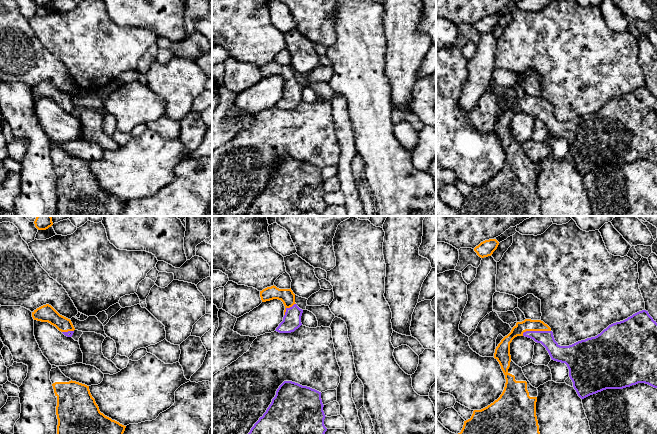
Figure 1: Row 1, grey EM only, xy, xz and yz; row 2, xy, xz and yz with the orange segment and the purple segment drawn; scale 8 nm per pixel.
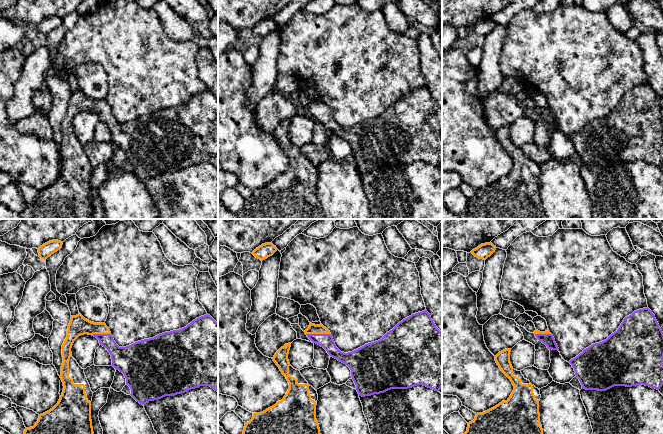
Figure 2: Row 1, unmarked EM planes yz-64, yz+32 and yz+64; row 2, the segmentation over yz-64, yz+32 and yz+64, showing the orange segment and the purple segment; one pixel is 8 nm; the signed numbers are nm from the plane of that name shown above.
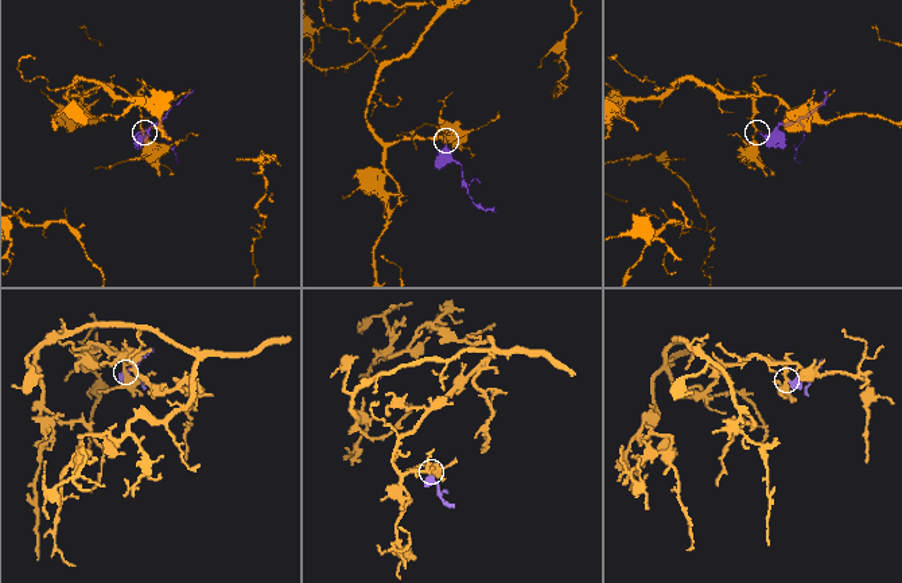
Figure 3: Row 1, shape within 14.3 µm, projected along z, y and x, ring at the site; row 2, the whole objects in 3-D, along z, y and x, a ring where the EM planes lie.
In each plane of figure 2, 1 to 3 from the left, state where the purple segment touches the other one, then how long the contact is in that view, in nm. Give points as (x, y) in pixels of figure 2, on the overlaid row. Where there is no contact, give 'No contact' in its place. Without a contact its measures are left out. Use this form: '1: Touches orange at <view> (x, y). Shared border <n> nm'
1: Touches orange at yz-64 (101, 333). Shared border 150 nm
2: Touches orange at yz+32 (318, 333). Shared border 200 nm
3: Touches orange at yz+64 (543, 333). Shared border 130 nm

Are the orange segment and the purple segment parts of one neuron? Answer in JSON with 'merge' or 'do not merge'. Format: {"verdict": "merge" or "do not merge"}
{"verdict": "merge"}

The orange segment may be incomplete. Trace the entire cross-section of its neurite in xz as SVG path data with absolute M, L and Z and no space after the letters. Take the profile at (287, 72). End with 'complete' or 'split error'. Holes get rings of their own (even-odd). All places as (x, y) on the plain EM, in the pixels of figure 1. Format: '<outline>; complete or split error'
M271 62L260 67L262 78L273 75L281 76L285 82L283 97L279 100L275 107L279 109L291 109L298 105L301 99L303 86L295 79L295 70L290 65L279 65Z; split error

